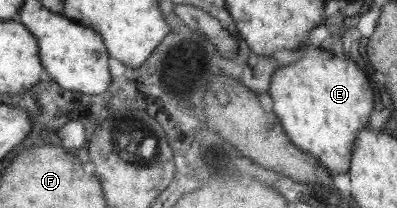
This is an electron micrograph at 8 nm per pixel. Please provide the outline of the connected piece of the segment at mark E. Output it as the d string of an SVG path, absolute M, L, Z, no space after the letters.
M304 47L302 56L293 63L276 65L271 73L267 94L273 101L272 112L281 122L282 129L295 146L316 158L330 176L348 172L353 157L354 140L362 128L366 128L368 113L372 109L372 89L368 79L352 60L334 56L332 52L320 48Z

